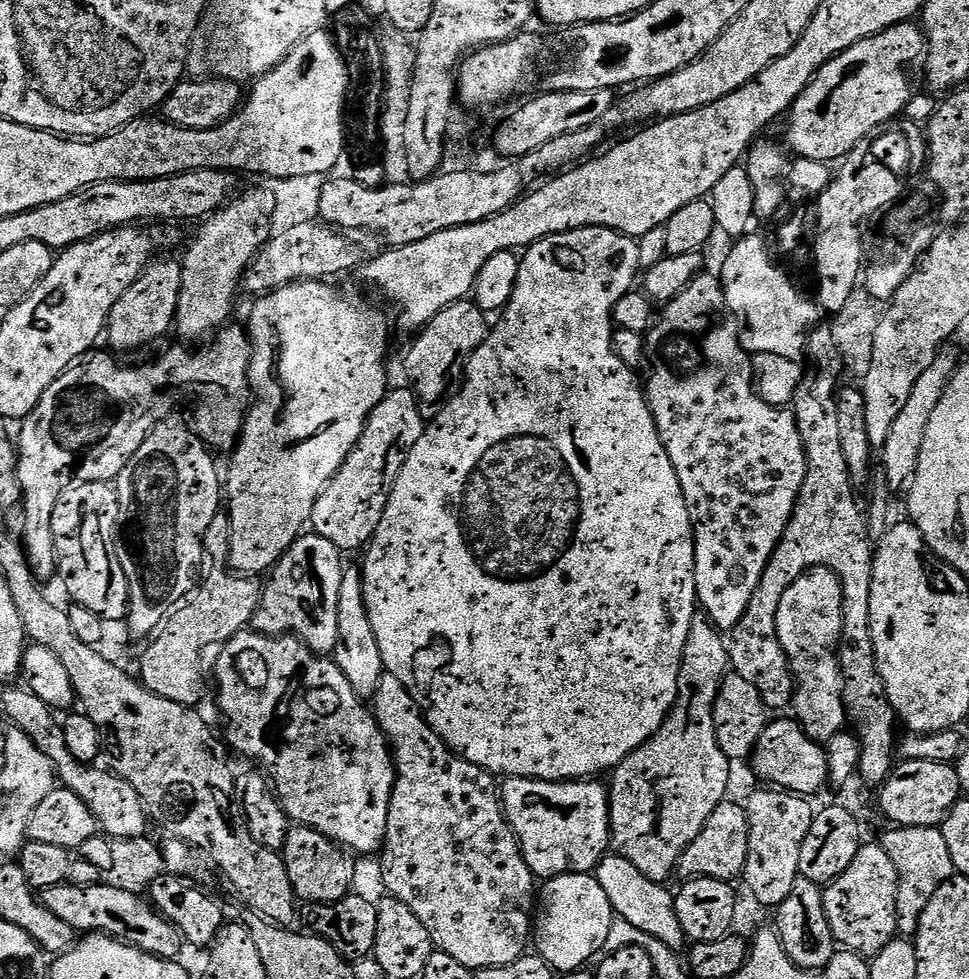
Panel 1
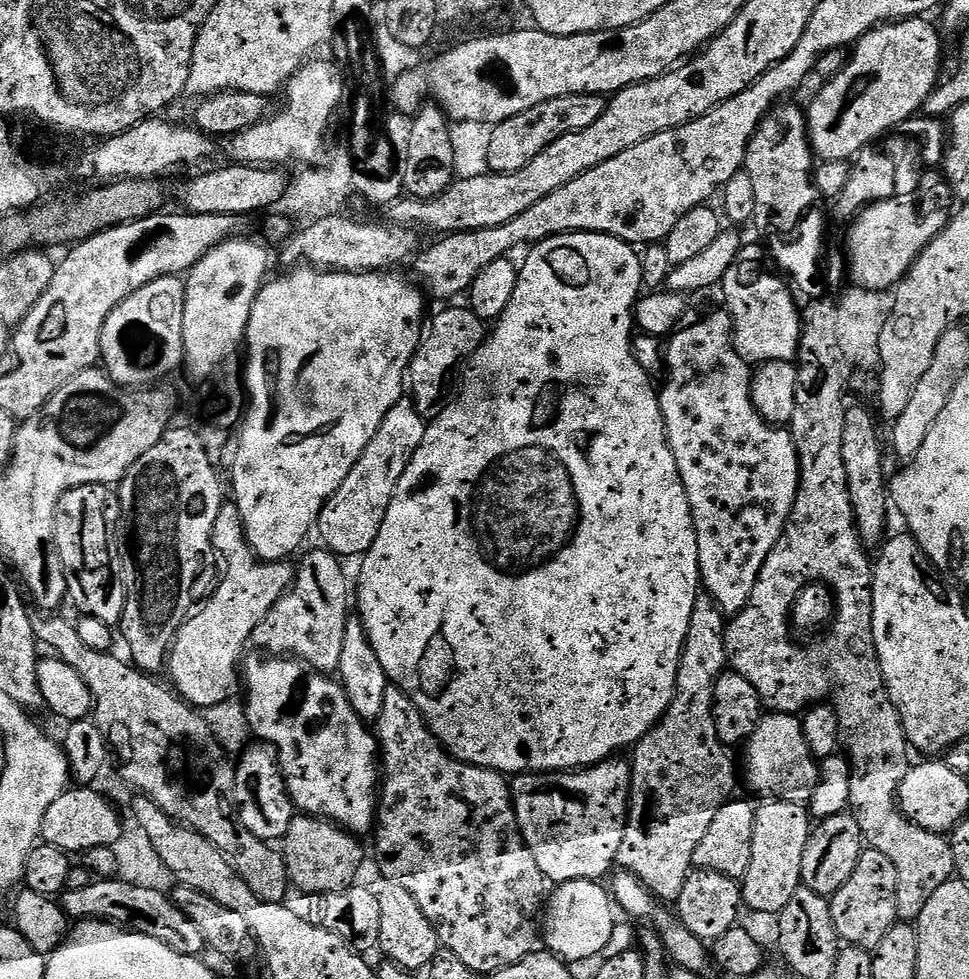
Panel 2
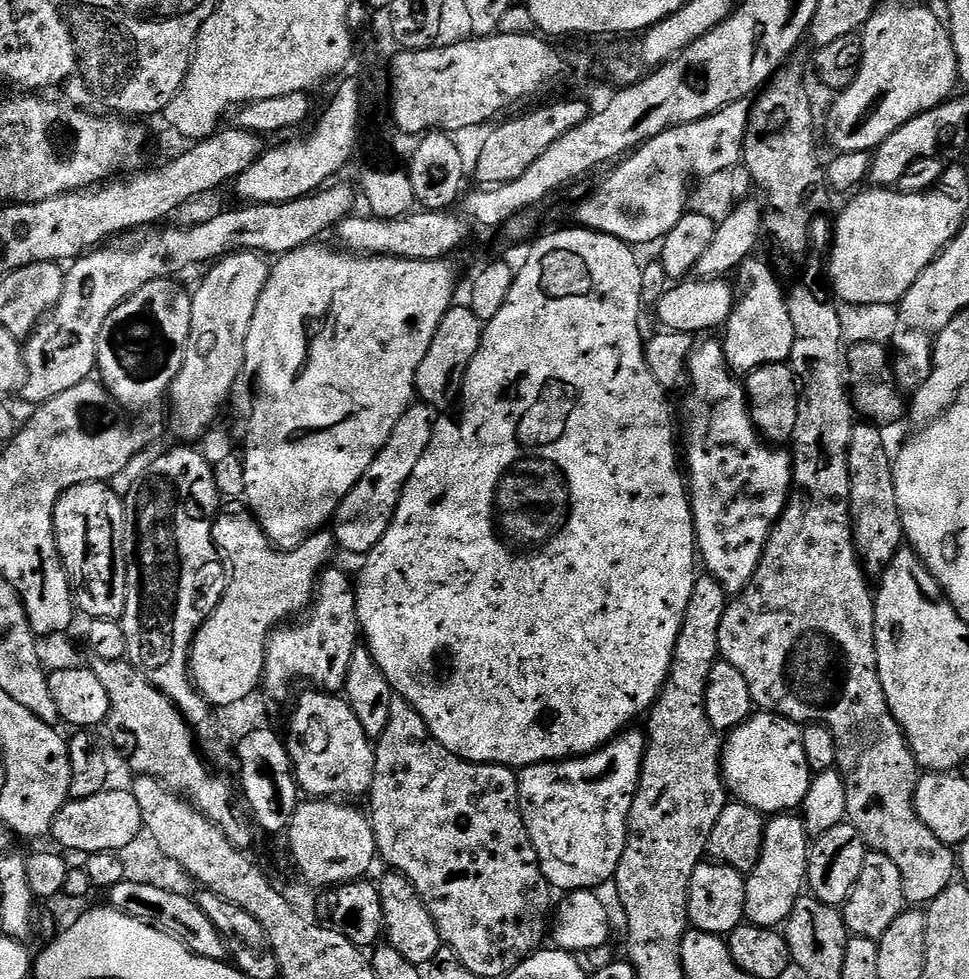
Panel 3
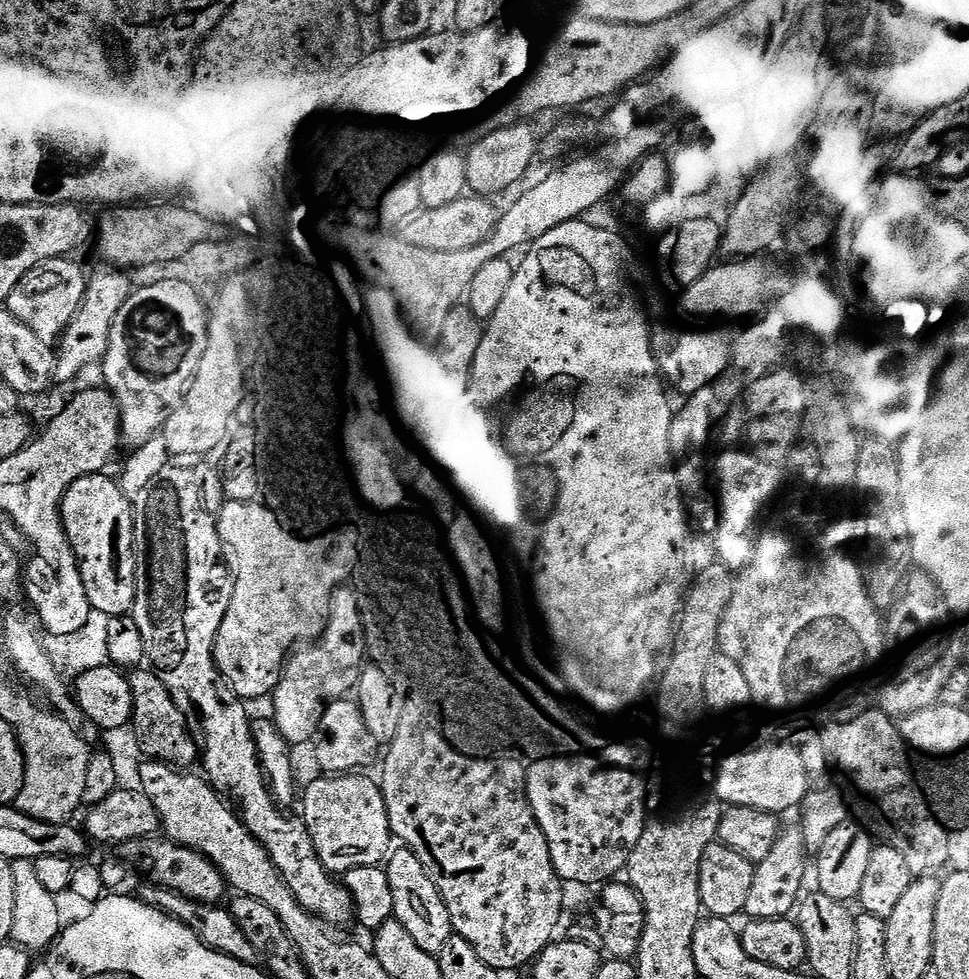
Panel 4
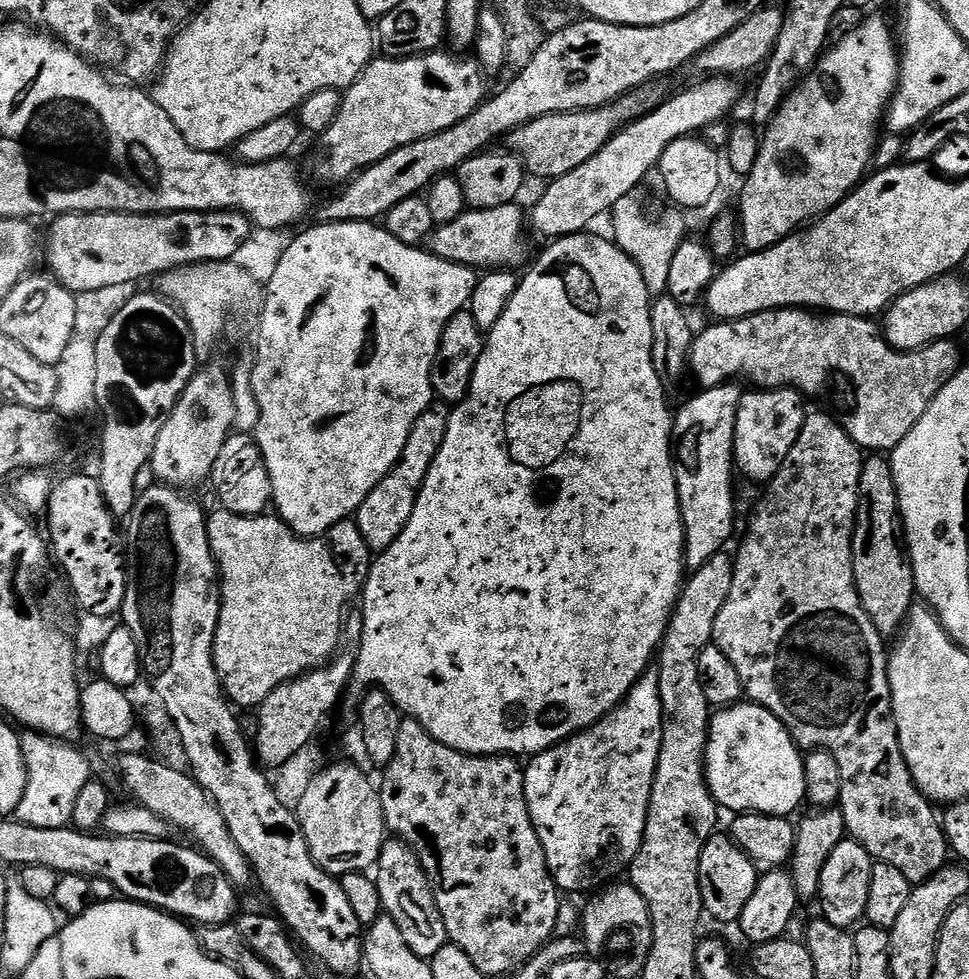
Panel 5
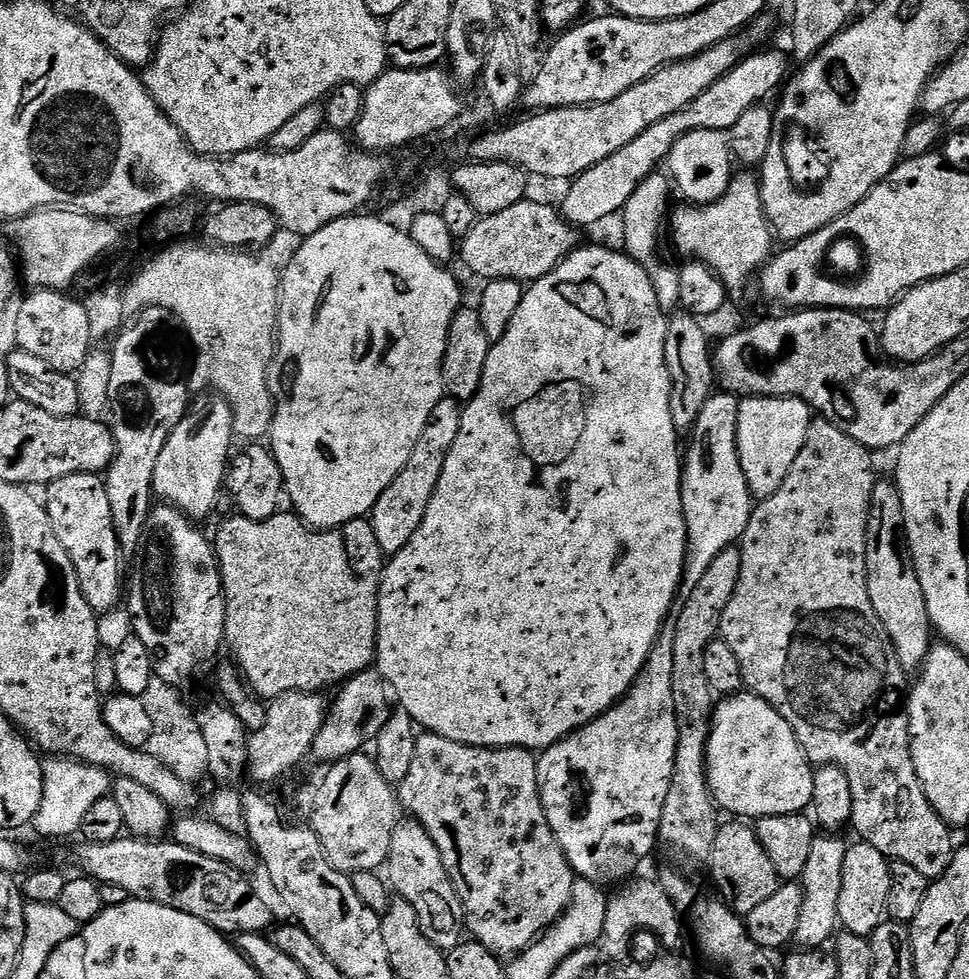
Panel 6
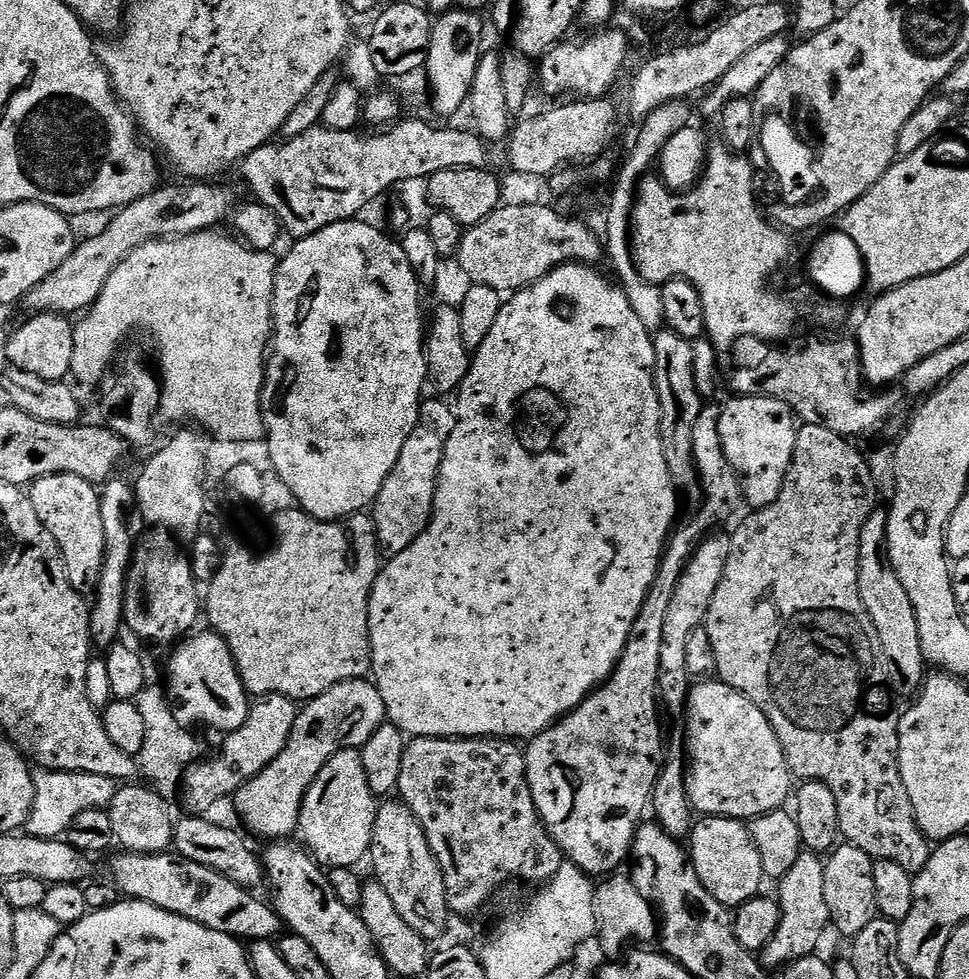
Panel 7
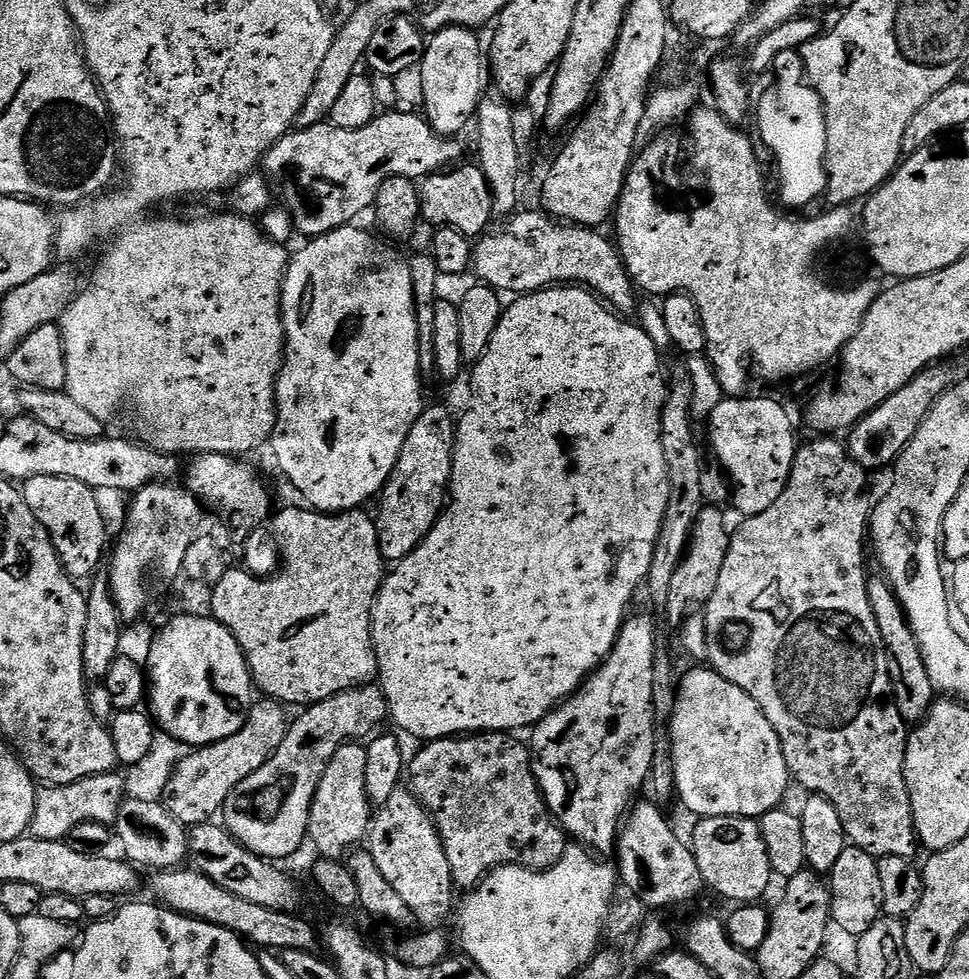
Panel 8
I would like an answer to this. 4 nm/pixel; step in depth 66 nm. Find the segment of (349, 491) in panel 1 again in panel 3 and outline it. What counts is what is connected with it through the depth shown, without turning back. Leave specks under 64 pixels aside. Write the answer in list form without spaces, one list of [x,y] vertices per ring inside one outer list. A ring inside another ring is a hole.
[[[423,402],[413,403],[398,418],[394,430],[388,441],[382,446],[382,450],[370,462],[366,474],[342,498],[342,502],[336,507],[336,515],[330,521],[330,531],[335,543],[340,544],[348,552],[353,552],[357,558],[363,557],[386,534],[390,522],[396,513],[396,507],[400,501],[402,490],[414,472],[414,466],[418,466],[418,458],[427,450],[428,443],[432,440],[434,431],[434,412]]]

